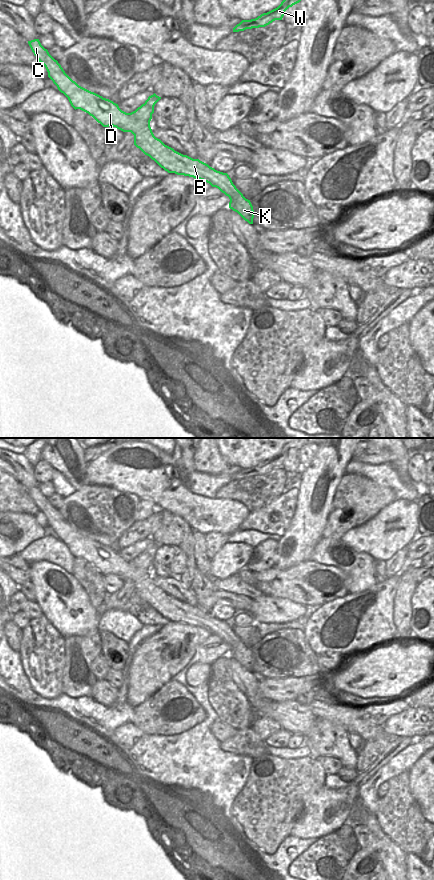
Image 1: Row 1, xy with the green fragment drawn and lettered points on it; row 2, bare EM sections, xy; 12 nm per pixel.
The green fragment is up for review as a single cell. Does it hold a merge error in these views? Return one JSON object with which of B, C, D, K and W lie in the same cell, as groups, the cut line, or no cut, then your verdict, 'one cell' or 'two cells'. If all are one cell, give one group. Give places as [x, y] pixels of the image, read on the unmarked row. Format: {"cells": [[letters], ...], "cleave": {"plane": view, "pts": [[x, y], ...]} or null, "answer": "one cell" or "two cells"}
{"cells": [["B", "C", "D", "K"], ["W"]], "cleave": {"plane": "xy", "pts": [[129, 561], [137, 568], [149, 572]]}, "answer": "two cells"}

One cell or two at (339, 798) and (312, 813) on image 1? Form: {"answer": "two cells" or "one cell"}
{"answer": "one cell"}

